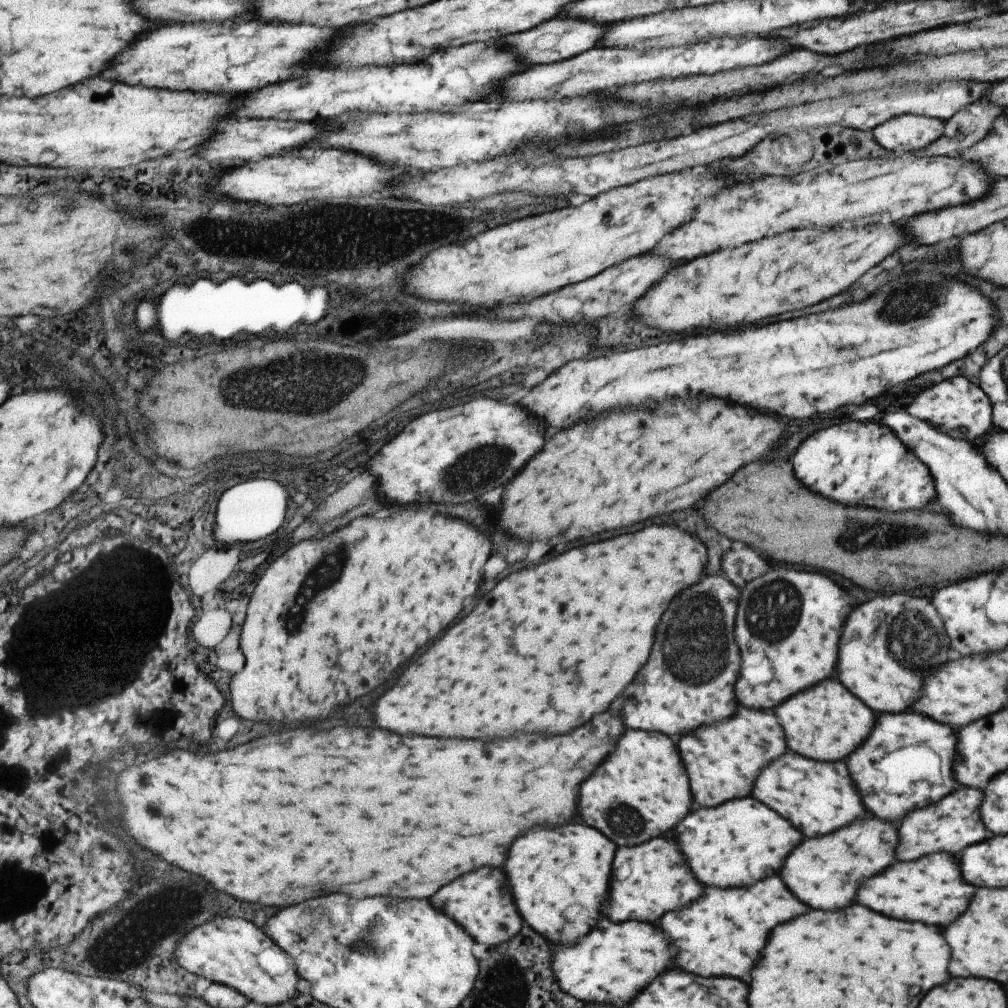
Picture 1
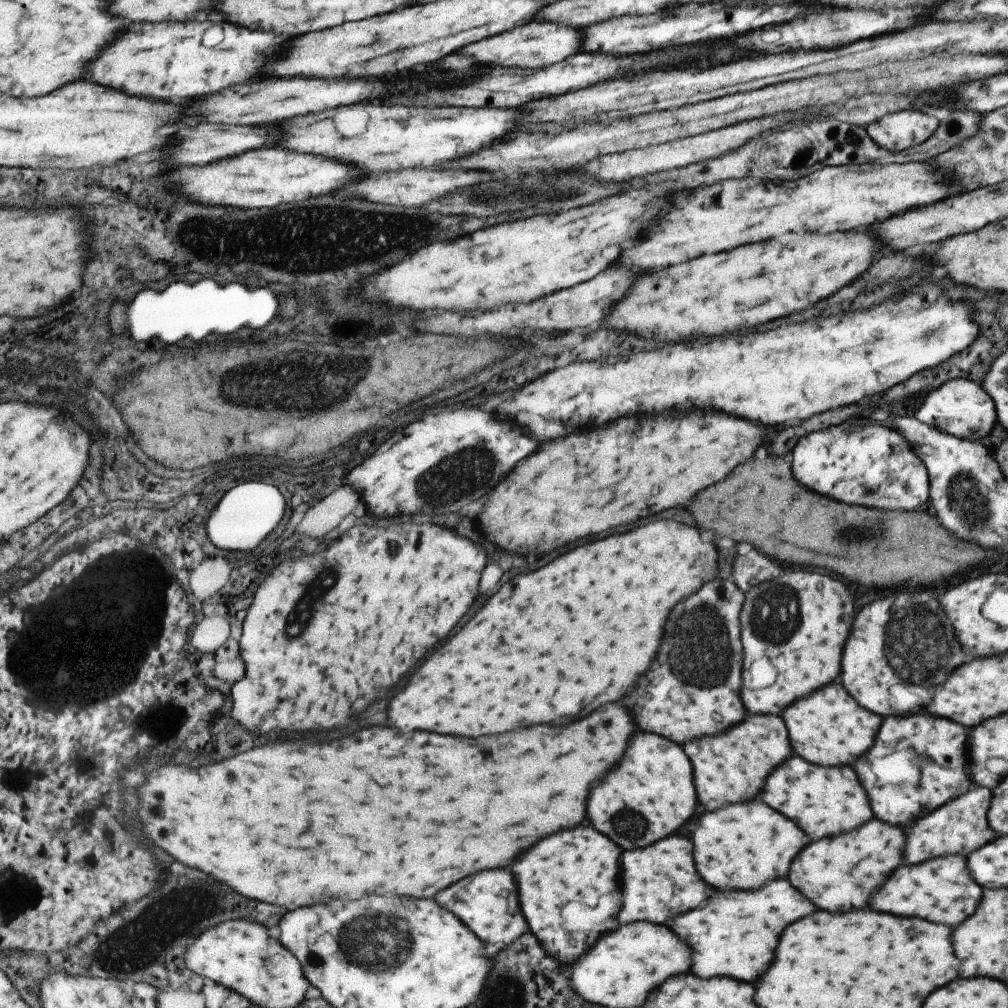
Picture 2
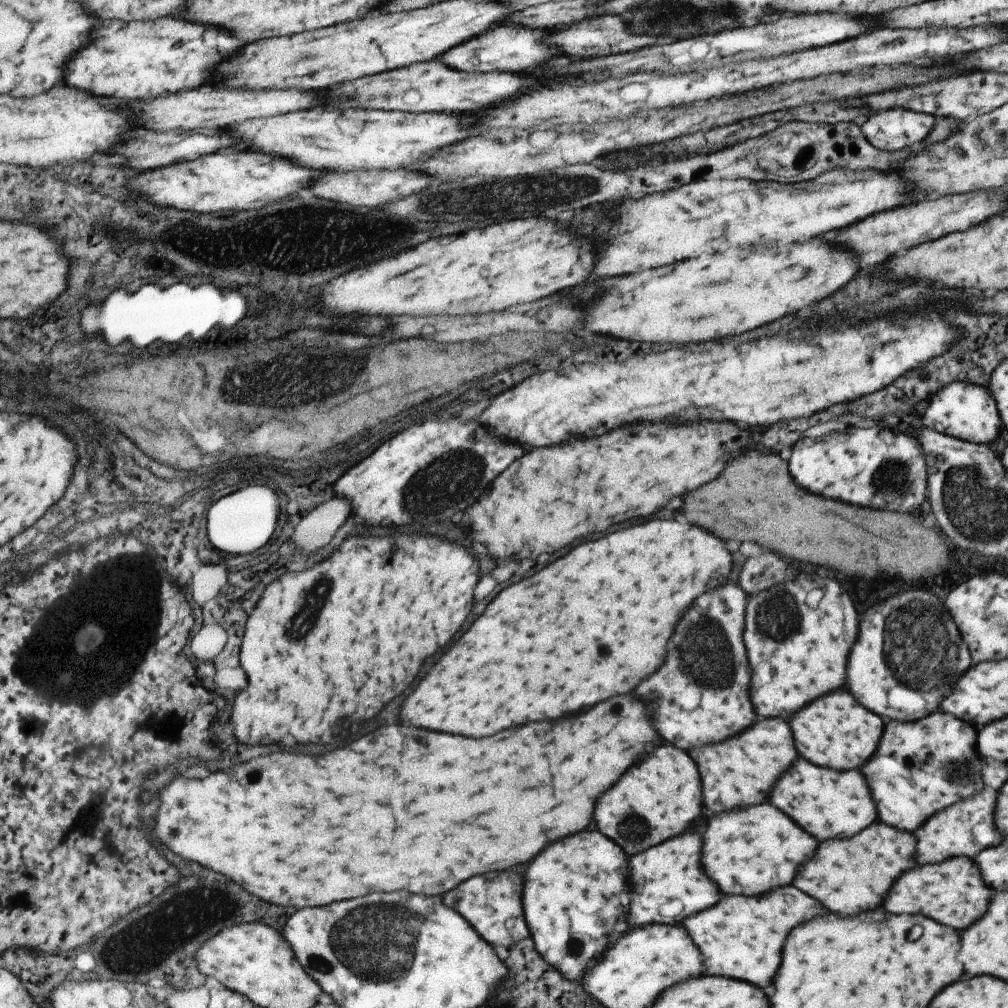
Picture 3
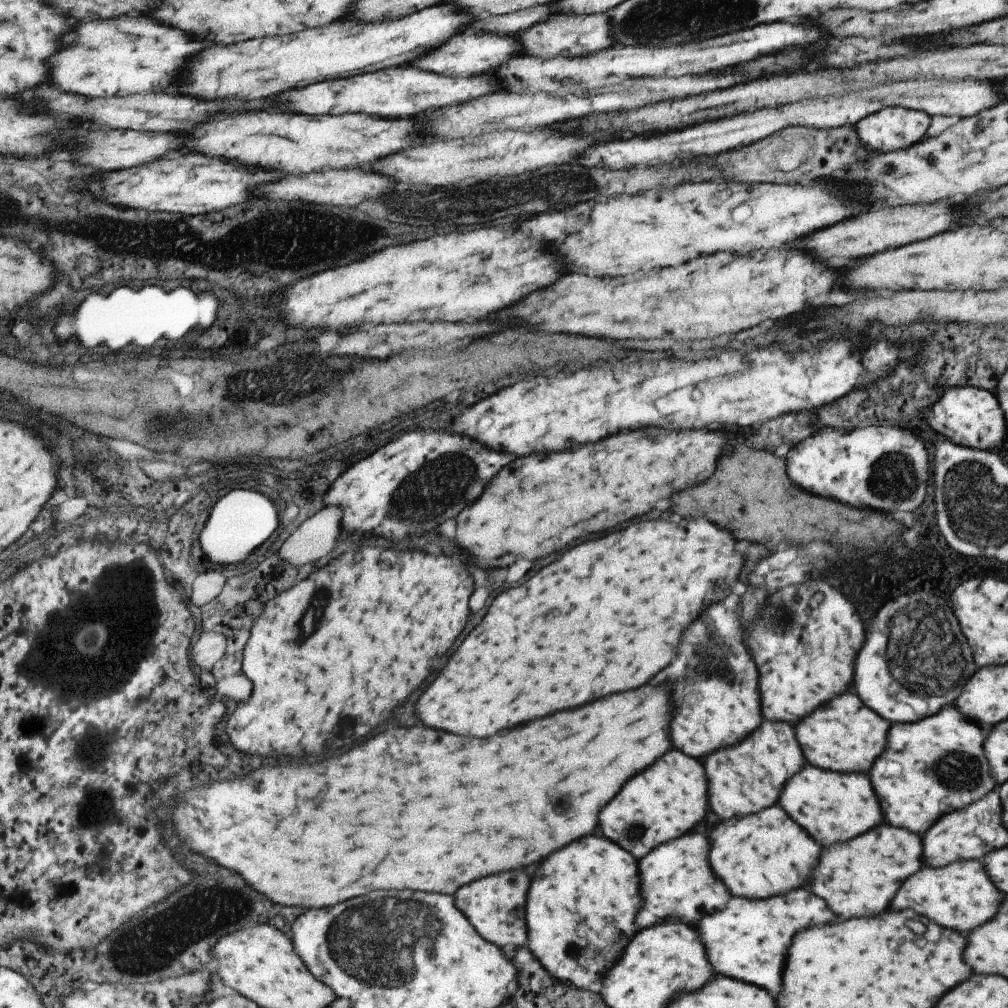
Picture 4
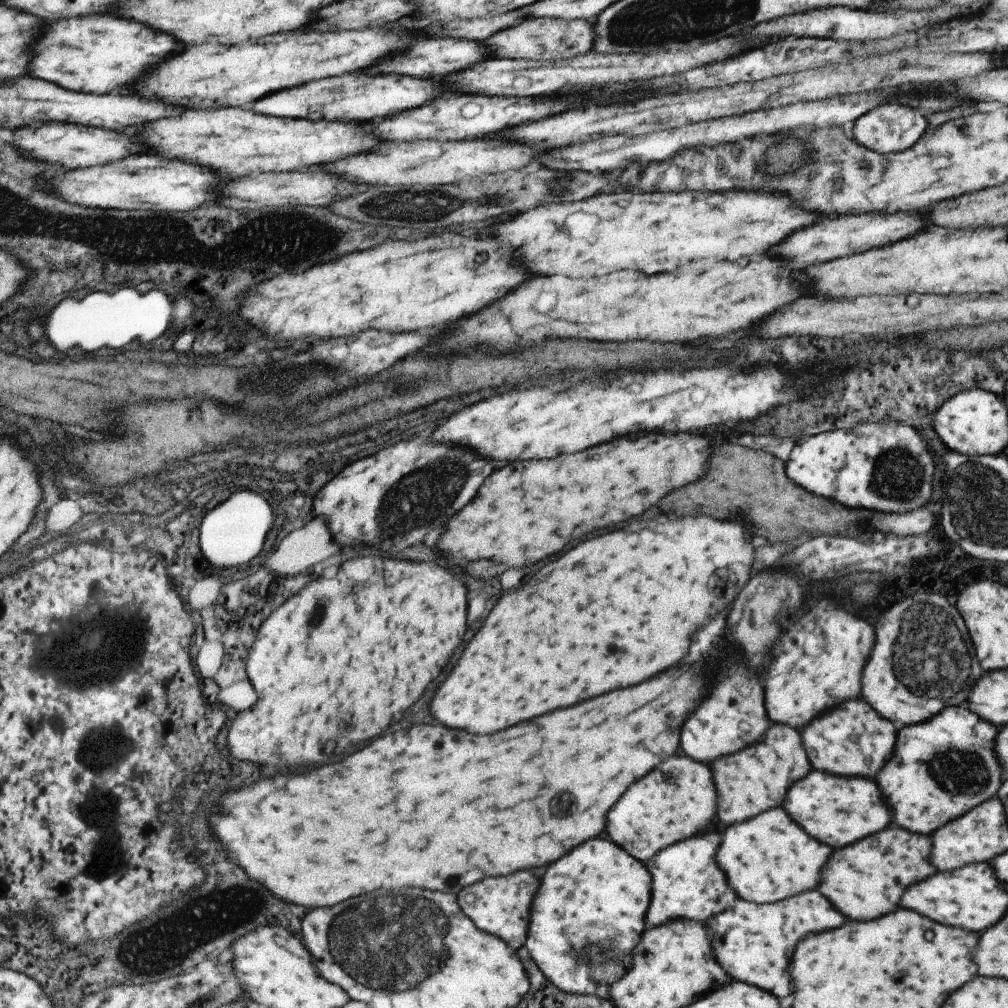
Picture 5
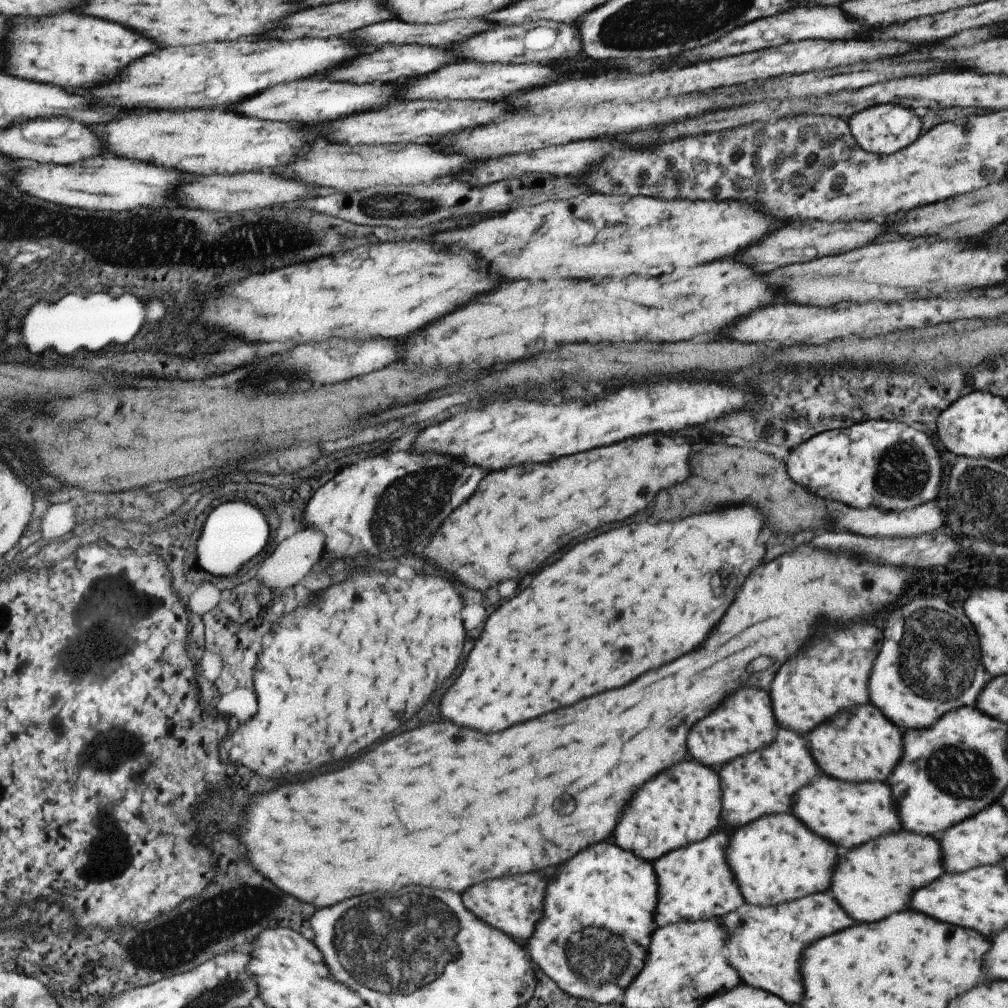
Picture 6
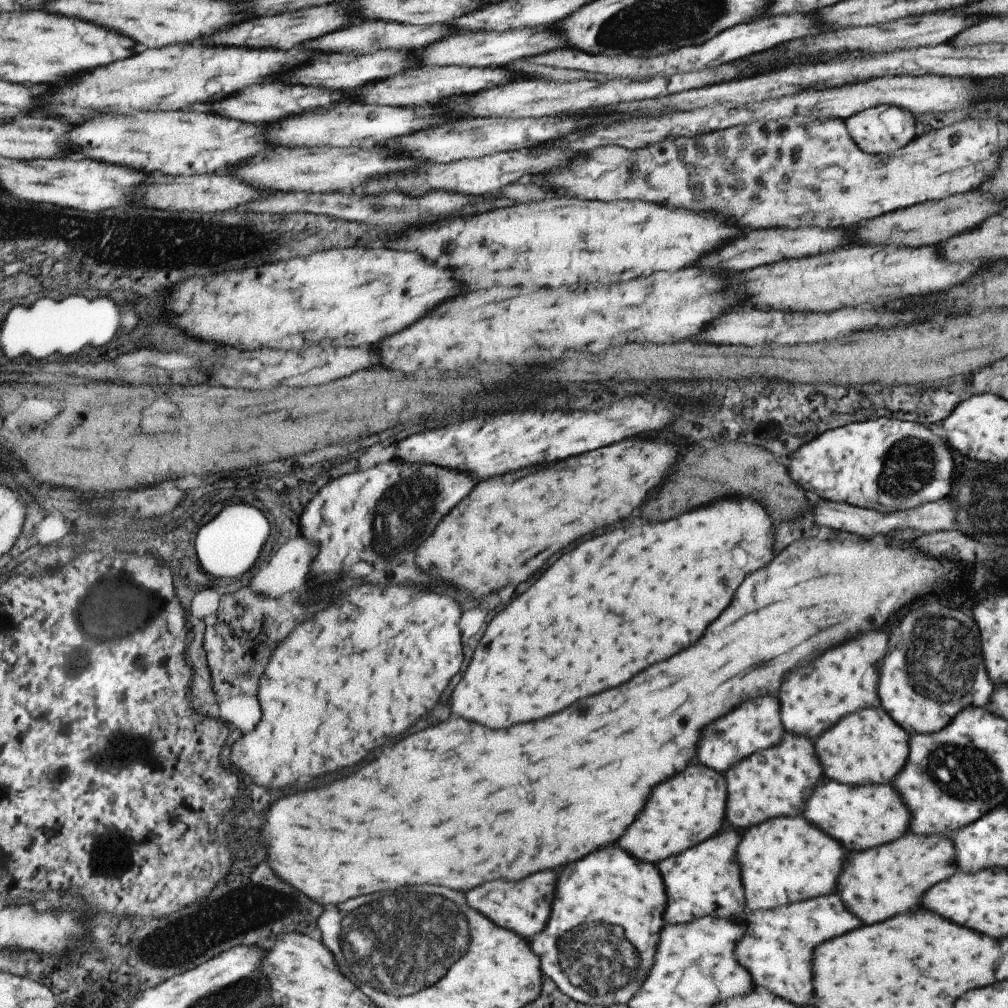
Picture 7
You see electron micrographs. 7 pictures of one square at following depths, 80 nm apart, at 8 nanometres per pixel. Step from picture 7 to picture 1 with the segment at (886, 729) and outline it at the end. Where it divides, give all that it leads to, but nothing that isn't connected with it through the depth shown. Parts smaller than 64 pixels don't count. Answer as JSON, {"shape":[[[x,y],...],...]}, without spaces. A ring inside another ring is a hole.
{"shape":[[[823,680],[823,684],[795,694],[791,700],[778,704],[772,713],[785,732],[787,748],[817,762],[843,760],[869,736],[875,722],[873,712],[835,680]]]}

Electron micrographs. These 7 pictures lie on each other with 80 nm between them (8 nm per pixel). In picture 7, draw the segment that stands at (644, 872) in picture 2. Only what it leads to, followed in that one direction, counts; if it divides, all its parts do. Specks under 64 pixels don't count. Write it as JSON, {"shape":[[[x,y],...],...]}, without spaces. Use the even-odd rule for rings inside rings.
{"shape":[[[727,830],[656,864],[667,888],[666,907],[662,914],[664,924],[685,924],[706,916],[733,918],[746,910],[739,865],[735,862],[737,844],[739,834]]]}

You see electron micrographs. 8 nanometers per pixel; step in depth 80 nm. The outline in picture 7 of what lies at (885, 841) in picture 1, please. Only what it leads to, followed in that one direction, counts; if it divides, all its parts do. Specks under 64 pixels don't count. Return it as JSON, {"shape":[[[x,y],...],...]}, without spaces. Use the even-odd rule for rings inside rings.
{"shape":[[[907,831],[899,840],[853,854],[853,858],[843,866],[839,876],[837,894],[845,908],[859,916],[863,924],[883,922],[895,914],[917,910],[921,896],[933,884],[947,880],[958,871],[955,862],[956,850],[949,836],[916,835]],[[953,852],[953,856],[951,856]],[[953,858],[953,862],[951,862]]]}

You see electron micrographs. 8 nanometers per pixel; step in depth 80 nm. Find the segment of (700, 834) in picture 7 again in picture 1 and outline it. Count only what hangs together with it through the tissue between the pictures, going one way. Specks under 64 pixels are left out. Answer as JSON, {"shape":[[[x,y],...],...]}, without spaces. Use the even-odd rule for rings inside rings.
{"shape":[[[625,730],[611,756],[579,786],[577,814],[615,846],[635,846],[673,830],[689,806],[685,768],[671,738],[657,732]]]}

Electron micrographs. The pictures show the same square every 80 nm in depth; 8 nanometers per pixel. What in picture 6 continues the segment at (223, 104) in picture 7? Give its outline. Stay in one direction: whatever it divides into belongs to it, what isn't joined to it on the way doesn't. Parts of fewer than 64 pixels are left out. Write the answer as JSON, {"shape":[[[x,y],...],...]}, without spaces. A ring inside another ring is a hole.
{"shape":[[[299,80],[291,84],[277,84],[275,88],[267,88],[267,92],[259,92],[259,96],[251,96],[251,100],[243,100],[243,104],[235,104],[235,112],[243,112],[245,116],[255,116],[259,120],[283,120],[283,122],[327,122],[339,116],[353,114],[357,110],[365,110],[369,106],[387,104],[395,92],[395,86],[353,86],[353,84],[335,84],[327,80]]]}

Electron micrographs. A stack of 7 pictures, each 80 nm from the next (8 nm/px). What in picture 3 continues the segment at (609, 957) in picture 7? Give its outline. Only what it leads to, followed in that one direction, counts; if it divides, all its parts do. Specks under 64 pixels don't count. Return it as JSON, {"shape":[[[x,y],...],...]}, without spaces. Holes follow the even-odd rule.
{"shape":[[[579,832],[549,844],[527,866],[523,918],[535,952],[567,980],[581,976],[627,930],[627,856],[599,832]]]}

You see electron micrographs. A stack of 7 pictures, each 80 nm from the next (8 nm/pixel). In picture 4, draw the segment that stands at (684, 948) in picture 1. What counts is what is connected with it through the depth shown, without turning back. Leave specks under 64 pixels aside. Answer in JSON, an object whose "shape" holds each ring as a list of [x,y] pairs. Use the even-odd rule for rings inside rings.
{"shape":[[[799,888],[769,900],[731,898],[723,910],[703,916],[697,924],[697,932],[700,941],[705,944],[709,964],[717,974],[743,980],[767,990],[769,994],[777,994],[781,988],[781,972],[791,936],[797,930],[833,920],[835,914],[831,914],[821,898]]]}

